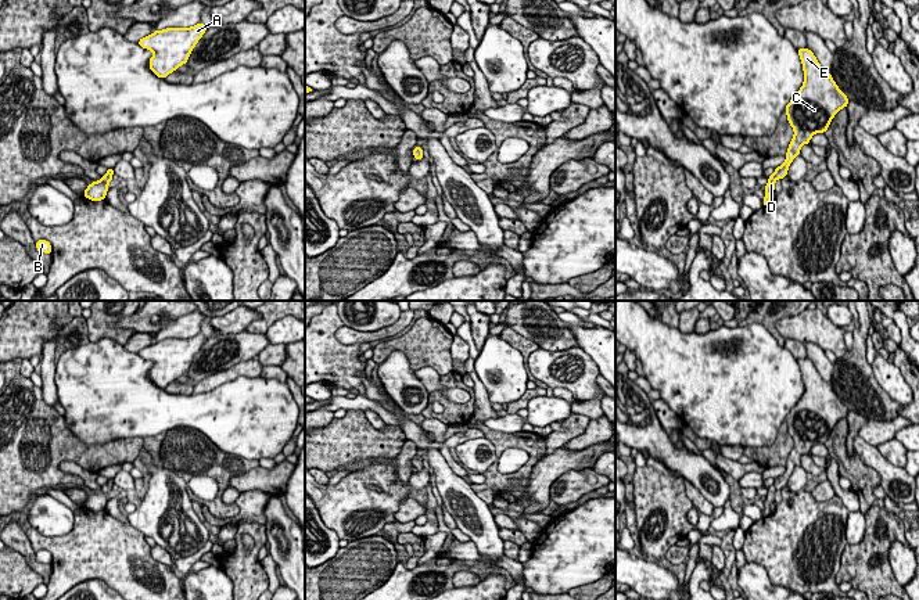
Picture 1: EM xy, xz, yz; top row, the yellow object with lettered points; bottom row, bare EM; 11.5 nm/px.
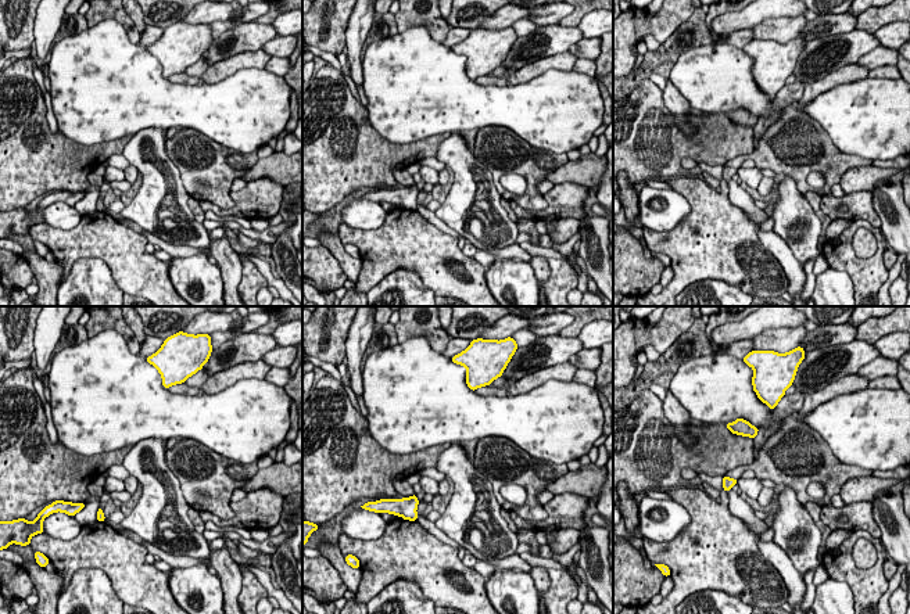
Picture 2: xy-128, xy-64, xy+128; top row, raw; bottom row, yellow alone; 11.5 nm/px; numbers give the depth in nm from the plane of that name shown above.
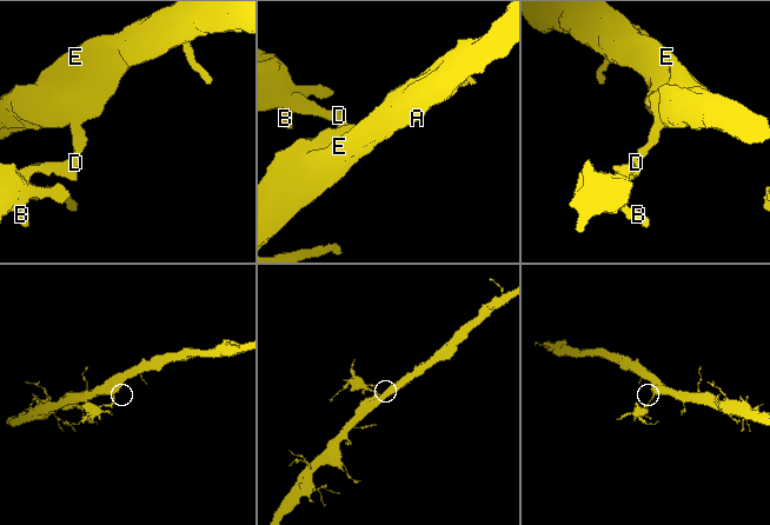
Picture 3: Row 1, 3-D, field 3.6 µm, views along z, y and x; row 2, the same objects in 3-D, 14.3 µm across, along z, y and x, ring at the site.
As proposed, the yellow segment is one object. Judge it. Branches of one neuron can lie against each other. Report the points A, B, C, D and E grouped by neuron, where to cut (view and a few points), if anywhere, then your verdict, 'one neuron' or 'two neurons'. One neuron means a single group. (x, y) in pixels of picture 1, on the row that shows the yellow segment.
A B C D E; no cut; one neuron

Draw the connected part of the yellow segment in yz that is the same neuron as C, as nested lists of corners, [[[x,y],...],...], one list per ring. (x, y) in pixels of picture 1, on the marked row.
[[[797,48],[797,51],[803,64],[804,83],[785,108],[794,136],[789,144],[785,164],[775,168],[768,177],[764,206],[771,204],[775,182],[787,175],[790,164],[800,155],[801,145],[809,144],[815,133],[825,133],[834,115],[850,101],[809,48]]]

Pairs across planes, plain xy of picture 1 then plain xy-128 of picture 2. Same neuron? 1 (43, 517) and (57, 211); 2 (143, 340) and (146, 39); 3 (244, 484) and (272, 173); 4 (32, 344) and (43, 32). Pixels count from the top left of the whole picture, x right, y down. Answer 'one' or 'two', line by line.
1: one
2: one
3: one
4: two

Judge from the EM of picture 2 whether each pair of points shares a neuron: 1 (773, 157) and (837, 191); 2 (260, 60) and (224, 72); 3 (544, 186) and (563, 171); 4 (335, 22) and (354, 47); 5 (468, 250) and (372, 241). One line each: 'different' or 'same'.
1: different
2: same
3: different
4: different
5: different

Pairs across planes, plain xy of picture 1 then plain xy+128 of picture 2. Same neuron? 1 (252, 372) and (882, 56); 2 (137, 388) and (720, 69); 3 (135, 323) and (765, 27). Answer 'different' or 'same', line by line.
1: different
2: same
3: different

